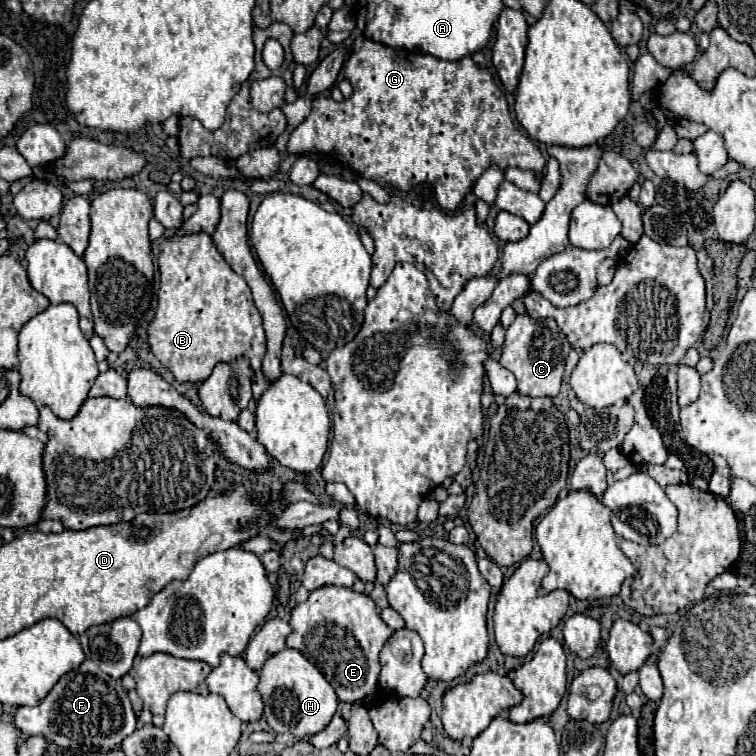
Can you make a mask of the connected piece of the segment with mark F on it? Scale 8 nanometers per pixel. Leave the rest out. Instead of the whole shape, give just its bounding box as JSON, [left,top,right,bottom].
[16,659,136,751]

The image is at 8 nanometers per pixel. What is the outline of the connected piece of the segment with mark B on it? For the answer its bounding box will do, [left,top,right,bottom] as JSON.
[146,233,266,383]

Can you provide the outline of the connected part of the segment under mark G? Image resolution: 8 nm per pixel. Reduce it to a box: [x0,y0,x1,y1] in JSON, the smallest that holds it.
[288,37,546,211]

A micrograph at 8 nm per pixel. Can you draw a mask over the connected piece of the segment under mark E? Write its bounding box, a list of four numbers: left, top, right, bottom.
[286,585,392,703]

